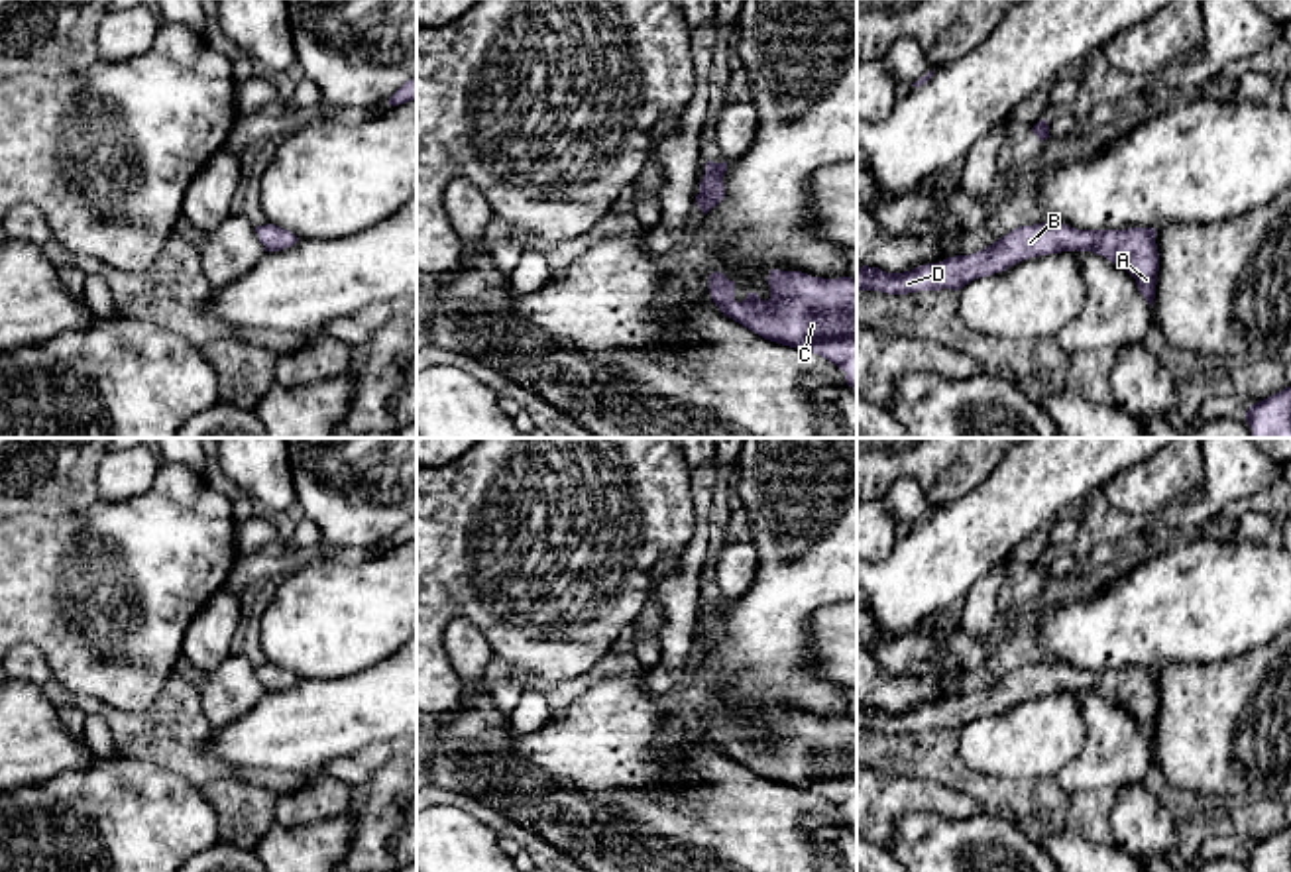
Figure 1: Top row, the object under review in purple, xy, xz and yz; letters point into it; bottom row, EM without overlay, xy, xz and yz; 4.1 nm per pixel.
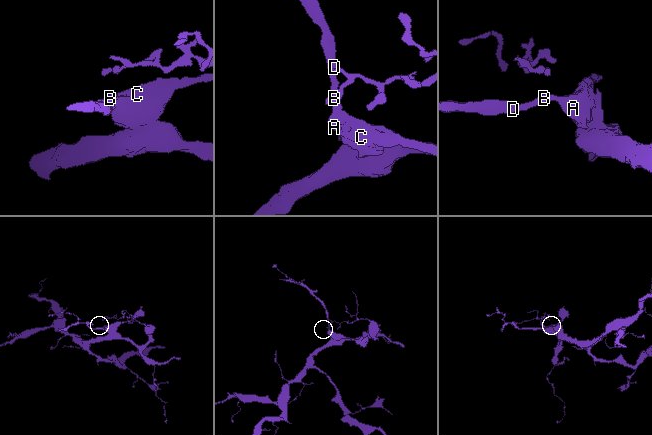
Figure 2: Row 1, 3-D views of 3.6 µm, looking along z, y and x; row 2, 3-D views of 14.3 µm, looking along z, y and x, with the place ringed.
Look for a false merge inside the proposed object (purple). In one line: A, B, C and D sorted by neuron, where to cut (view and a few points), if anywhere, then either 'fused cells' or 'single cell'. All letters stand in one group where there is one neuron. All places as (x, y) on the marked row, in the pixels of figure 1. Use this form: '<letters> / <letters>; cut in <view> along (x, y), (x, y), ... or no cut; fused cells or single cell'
A B C D; no cut; single cell

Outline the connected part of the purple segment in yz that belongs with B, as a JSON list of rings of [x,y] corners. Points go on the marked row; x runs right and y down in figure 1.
[[[1061,222],[1020,226],[977,253],[947,257],[904,273],[863,265],[857,269],[857,291],[888,295],[959,291],[975,279],[1006,271],[1024,259],[1077,249],[1104,255],[1126,269],[1153,306],[1159,271],[1155,236],[1155,228],[1077,230]]]

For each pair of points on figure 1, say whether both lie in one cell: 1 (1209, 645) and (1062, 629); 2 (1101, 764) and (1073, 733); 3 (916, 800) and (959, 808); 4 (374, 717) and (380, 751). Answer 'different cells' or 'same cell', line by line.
1: same cell
2: different cells
3: same cell
4: different cells

